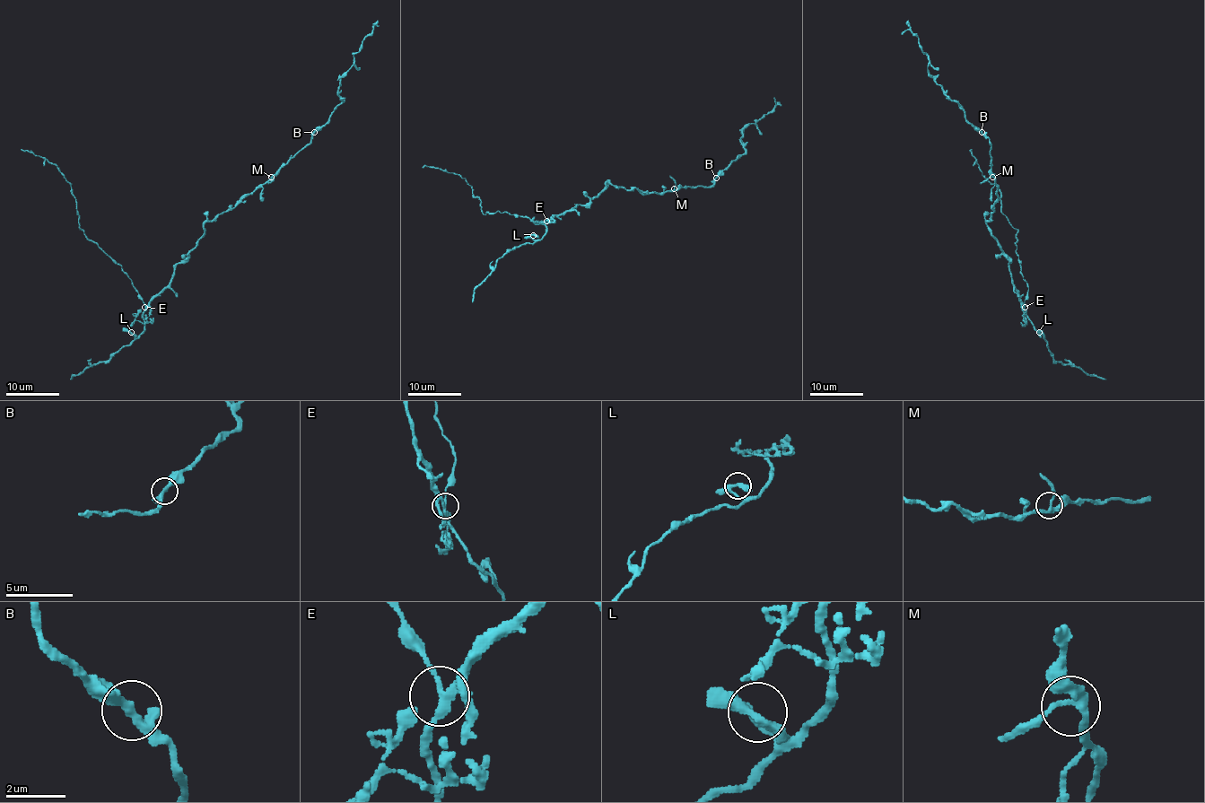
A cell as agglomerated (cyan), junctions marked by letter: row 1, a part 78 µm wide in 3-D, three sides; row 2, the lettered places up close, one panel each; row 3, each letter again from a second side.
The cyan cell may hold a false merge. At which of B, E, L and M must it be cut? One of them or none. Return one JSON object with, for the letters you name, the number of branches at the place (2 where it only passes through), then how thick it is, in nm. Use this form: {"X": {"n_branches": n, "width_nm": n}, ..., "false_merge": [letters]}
{"E": {"n_branches": 4, "width_nm": 200}, "false_merge": ["E"]}

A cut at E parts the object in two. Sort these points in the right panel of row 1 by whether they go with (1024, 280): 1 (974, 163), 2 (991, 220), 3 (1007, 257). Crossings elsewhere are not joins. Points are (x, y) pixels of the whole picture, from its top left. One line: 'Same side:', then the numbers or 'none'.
Same side: 1

